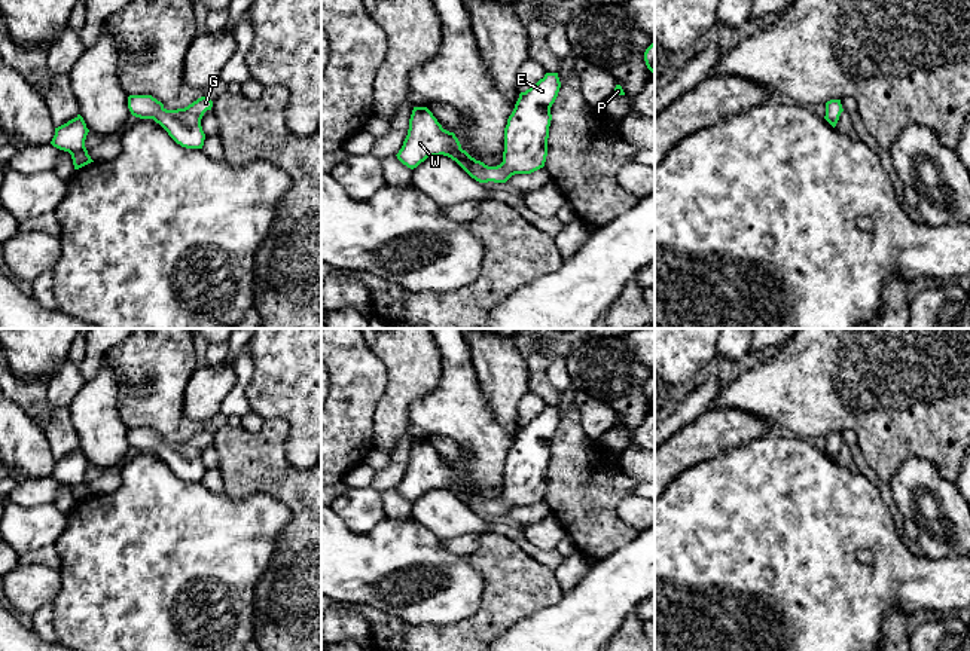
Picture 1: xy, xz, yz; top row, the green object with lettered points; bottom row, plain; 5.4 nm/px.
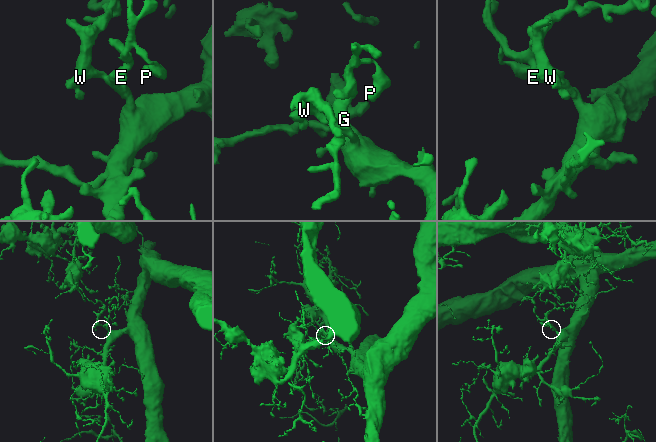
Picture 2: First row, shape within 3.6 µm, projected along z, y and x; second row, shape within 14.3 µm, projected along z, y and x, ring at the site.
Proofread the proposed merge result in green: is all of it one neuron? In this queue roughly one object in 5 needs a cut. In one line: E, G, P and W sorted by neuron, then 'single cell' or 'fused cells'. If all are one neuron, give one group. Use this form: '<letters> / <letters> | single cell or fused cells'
E G P W | single cell

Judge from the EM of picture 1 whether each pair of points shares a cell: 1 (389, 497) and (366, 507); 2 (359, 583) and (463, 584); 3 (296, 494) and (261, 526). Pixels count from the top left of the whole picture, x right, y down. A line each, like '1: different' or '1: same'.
1: different
2: same
3: different

